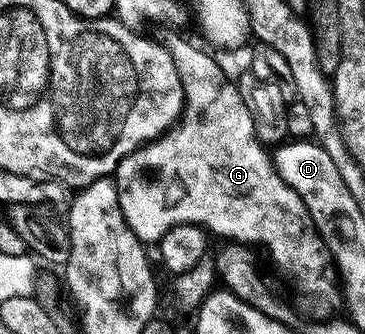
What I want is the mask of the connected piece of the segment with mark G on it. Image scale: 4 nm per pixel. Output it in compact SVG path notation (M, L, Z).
M181 32L167 33L170 34L164 37L164 44L176 63L176 71L184 87L186 108L177 125L132 151L117 167L118 202L128 227L132 227L143 243L161 241L163 235L177 225L198 225L207 234L228 237L224 239L232 243L251 247L263 245L270 259L278 257L278 261L286 266L295 279L293 288L310 297L310 309L315 318L333 318L339 312L337 309L341 310L344 305L342 286L334 268L334 257L318 234L312 215L308 215L304 199L300 199L300 195L280 179L271 150L256 135L248 103L244 103L237 84L233 80L226 81L221 63L200 46L193 45L188 38L181 37L178 34Z

